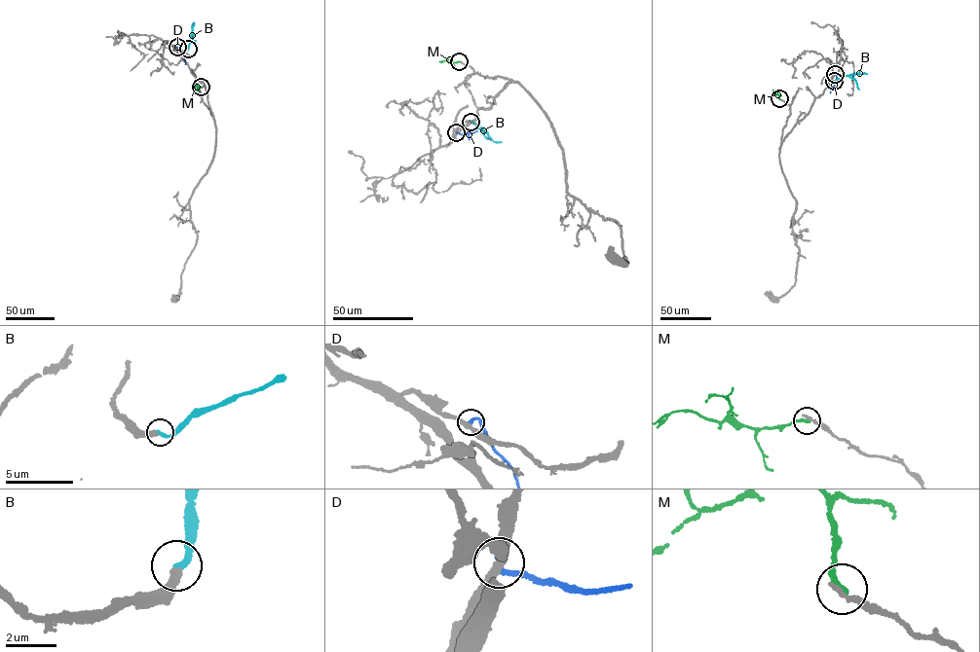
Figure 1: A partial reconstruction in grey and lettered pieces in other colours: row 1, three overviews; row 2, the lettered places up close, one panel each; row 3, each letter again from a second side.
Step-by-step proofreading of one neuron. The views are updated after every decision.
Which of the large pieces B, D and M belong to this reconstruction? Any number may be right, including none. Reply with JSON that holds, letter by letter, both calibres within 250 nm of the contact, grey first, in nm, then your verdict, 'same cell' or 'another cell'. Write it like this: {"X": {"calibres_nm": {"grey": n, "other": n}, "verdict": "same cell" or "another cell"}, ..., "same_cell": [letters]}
{"B": {"calibres_nm": {"grey": 280, "other": 280}, "verdict": "same cell"}, "D": {"calibres_nm": {"grey": 300, "other": 240}, "verdict": "another cell"}, "M": {"calibres_nm": {"grey": 200, "other": 240}, "verdict": "another cell"}, "same_cell": ["B"]}

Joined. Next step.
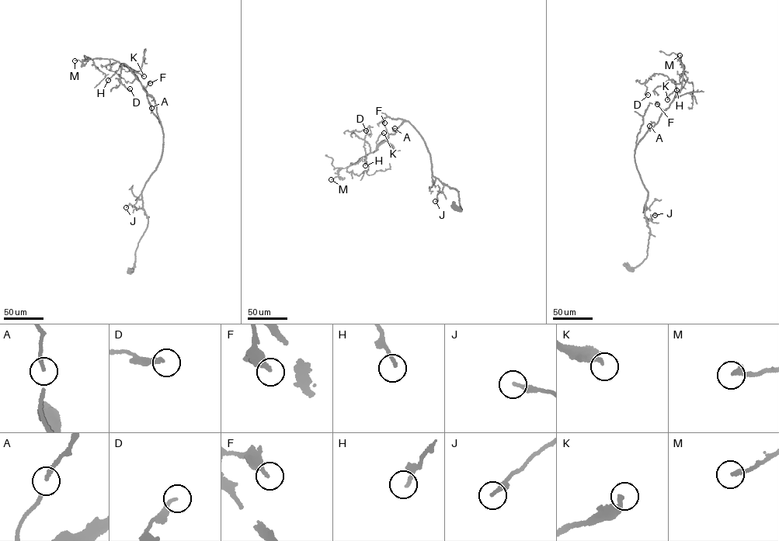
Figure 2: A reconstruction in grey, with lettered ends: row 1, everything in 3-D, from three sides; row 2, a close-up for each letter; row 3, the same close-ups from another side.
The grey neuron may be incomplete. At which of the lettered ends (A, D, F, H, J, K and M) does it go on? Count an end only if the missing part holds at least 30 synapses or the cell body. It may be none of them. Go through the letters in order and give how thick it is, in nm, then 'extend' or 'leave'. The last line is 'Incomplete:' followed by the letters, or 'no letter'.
A: 140 nm | leave
D: 200 nm | leave
F: 280 nm | leave
H: 160 nm | leave
J: 200 nm | leave
K: 280 nm | extend
M: 240 nm | leave
Incomplete: K

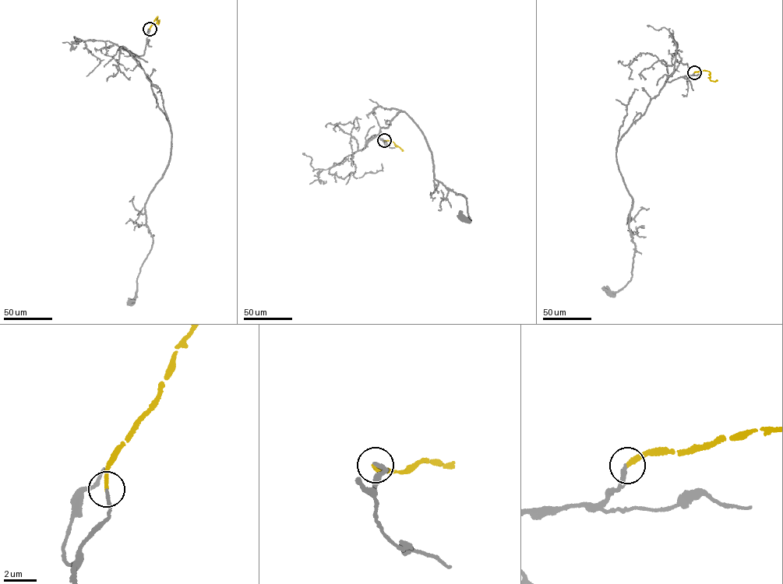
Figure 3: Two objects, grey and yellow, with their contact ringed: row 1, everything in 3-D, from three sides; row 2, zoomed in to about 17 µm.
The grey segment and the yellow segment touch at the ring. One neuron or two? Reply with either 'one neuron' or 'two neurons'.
one neuron

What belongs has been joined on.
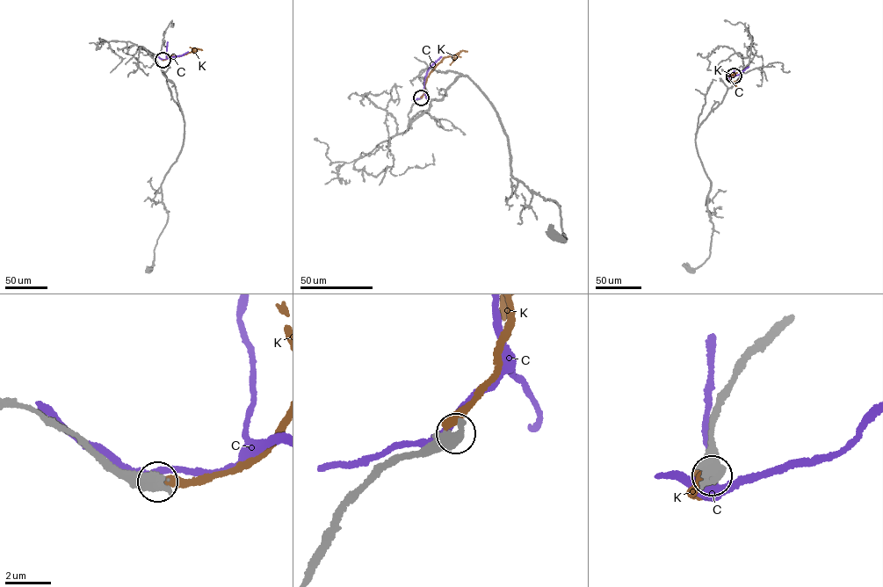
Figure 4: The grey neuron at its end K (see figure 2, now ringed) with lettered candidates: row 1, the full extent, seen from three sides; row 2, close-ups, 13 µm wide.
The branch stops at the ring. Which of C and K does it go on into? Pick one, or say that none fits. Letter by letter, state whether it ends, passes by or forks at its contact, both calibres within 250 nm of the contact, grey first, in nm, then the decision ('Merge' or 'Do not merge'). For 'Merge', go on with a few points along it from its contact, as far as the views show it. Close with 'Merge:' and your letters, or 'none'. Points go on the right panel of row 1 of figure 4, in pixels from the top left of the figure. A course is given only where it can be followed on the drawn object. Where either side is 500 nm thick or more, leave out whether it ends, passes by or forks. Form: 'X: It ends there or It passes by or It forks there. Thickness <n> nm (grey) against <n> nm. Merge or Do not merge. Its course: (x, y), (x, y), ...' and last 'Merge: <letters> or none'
C: Thickness 500 nm (grey) against 260 nm. Do not merge
K: Thickness 700 nm (grey) against 440 nm. Do not merge
Merge: none

